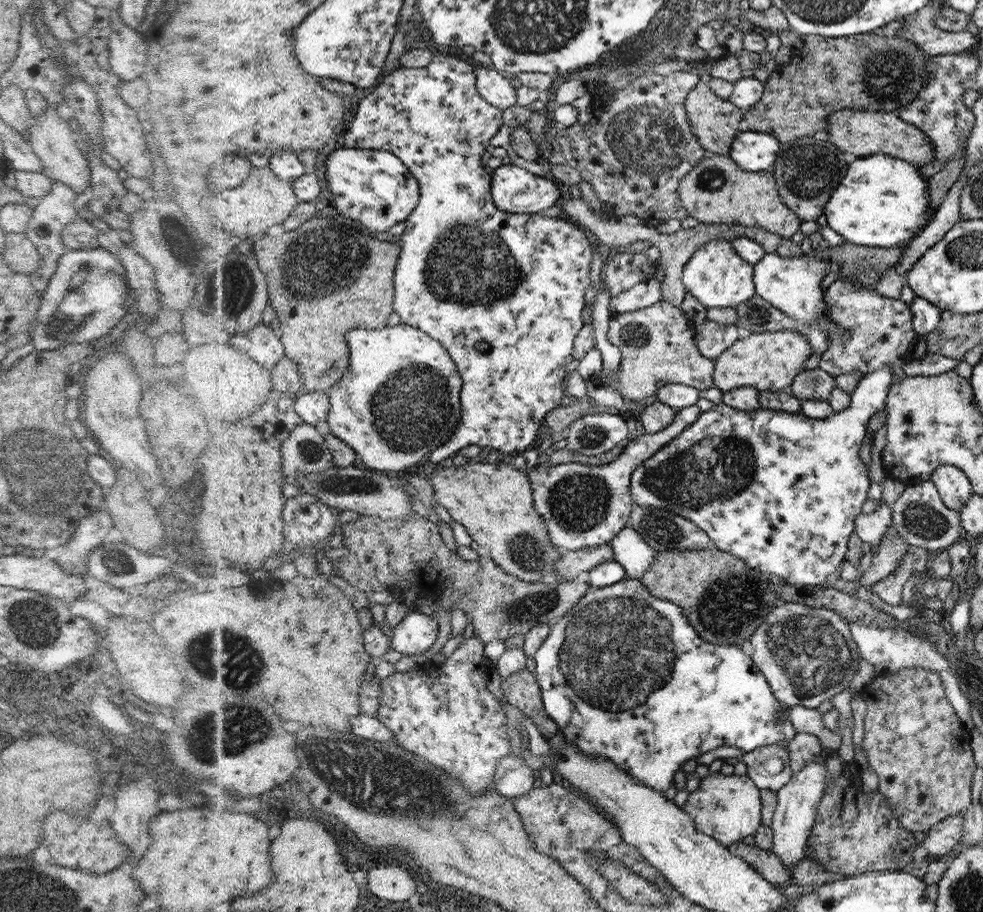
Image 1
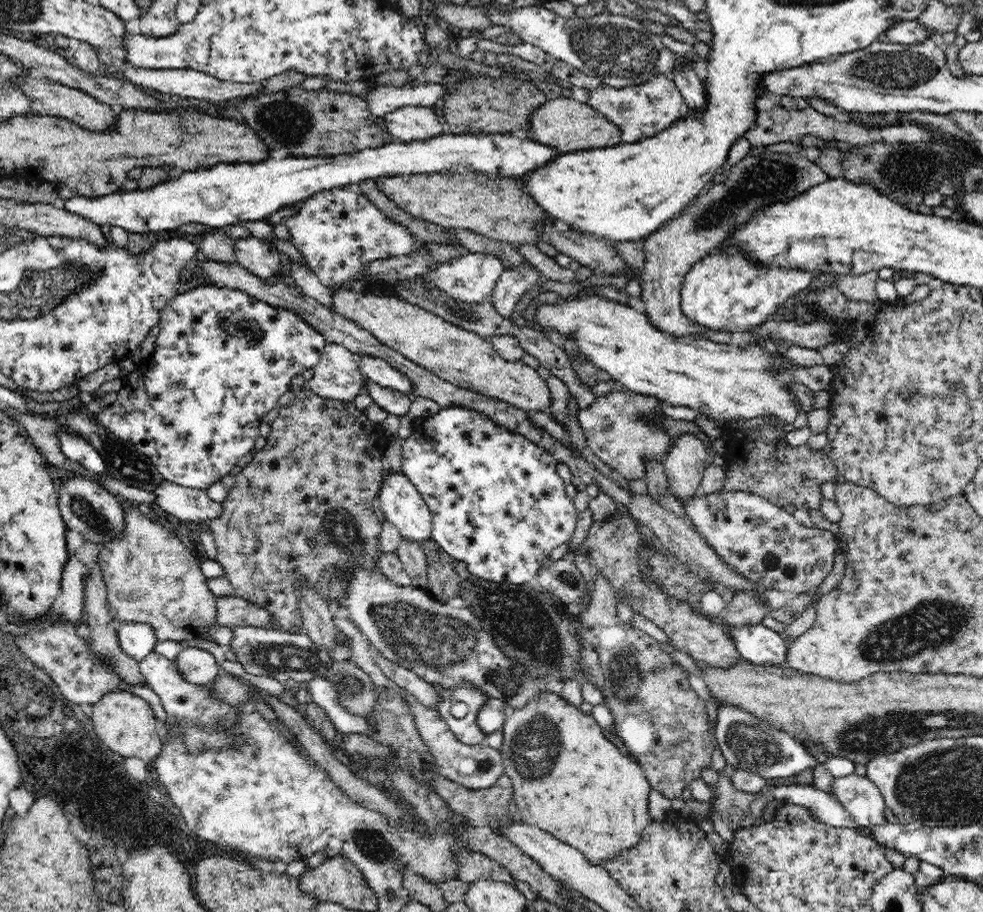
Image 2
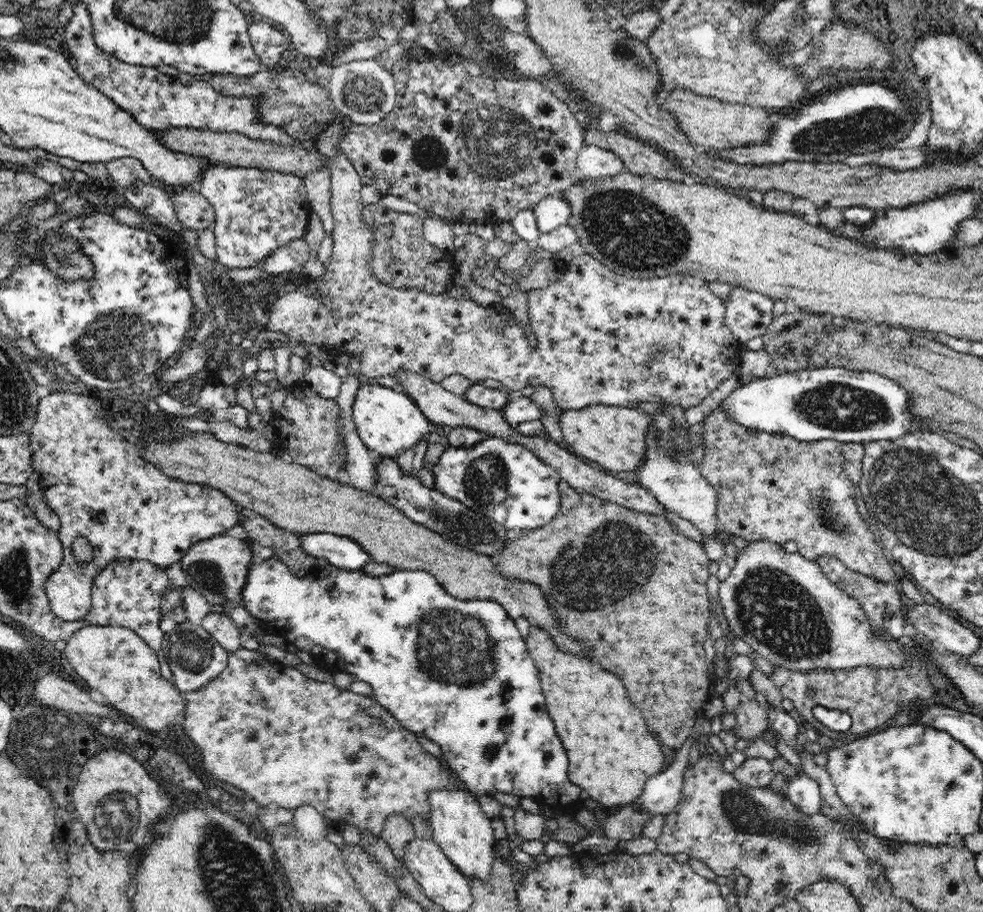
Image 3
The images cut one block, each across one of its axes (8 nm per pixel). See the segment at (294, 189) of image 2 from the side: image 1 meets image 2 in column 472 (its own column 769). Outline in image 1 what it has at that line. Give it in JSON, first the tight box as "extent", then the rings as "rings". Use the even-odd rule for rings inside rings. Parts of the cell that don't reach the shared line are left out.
{"extent":[728,129,781,172],"rings":[[[744,129],[733,142],[732,152],[728,156],[742,170],[766,172],[777,162],[778,152],[781,152],[781,142],[773,135]]]}

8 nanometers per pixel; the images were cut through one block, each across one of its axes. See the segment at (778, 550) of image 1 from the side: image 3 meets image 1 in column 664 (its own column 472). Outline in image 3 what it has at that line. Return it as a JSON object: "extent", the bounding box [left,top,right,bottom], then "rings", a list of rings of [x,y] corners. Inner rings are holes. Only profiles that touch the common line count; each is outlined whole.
{"extent":[431,435,562,530],"rings":[[[488,435],[472,448],[450,445],[431,471],[436,490],[498,521],[507,530],[534,530],[548,524],[558,514],[558,484],[562,478],[552,465],[538,460],[538,455],[524,443]]]}

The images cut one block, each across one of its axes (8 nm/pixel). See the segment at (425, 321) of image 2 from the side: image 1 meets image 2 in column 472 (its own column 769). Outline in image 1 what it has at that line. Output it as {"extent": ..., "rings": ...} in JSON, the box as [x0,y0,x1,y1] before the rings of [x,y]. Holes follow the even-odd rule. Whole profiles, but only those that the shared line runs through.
{"extent":[713,331,812,393],"rings":[[[796,331],[752,333],[748,338],[738,339],[715,358],[713,382],[724,393],[742,386],[752,386],[759,391],[782,391],[782,388],[793,384],[797,374],[804,369],[804,362],[812,353],[808,339]]]}

